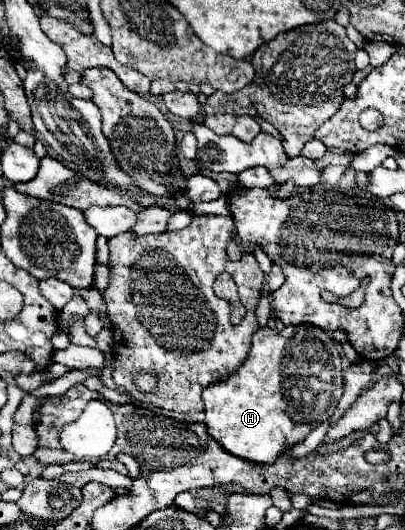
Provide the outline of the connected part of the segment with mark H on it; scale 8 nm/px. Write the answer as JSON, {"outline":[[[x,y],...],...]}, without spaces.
{"outline":[[[293,325],[285,327],[283,331],[263,327],[253,335],[253,345],[249,349],[245,363],[241,363],[239,369],[233,371],[229,377],[219,379],[203,389],[207,415],[205,423],[209,435],[215,437],[221,443],[221,447],[225,447],[229,453],[245,457],[255,463],[269,465],[279,457],[279,453],[285,447],[303,441],[311,429],[327,421],[333,415],[341,395],[343,395],[341,355],[327,331],[313,325]]]}

